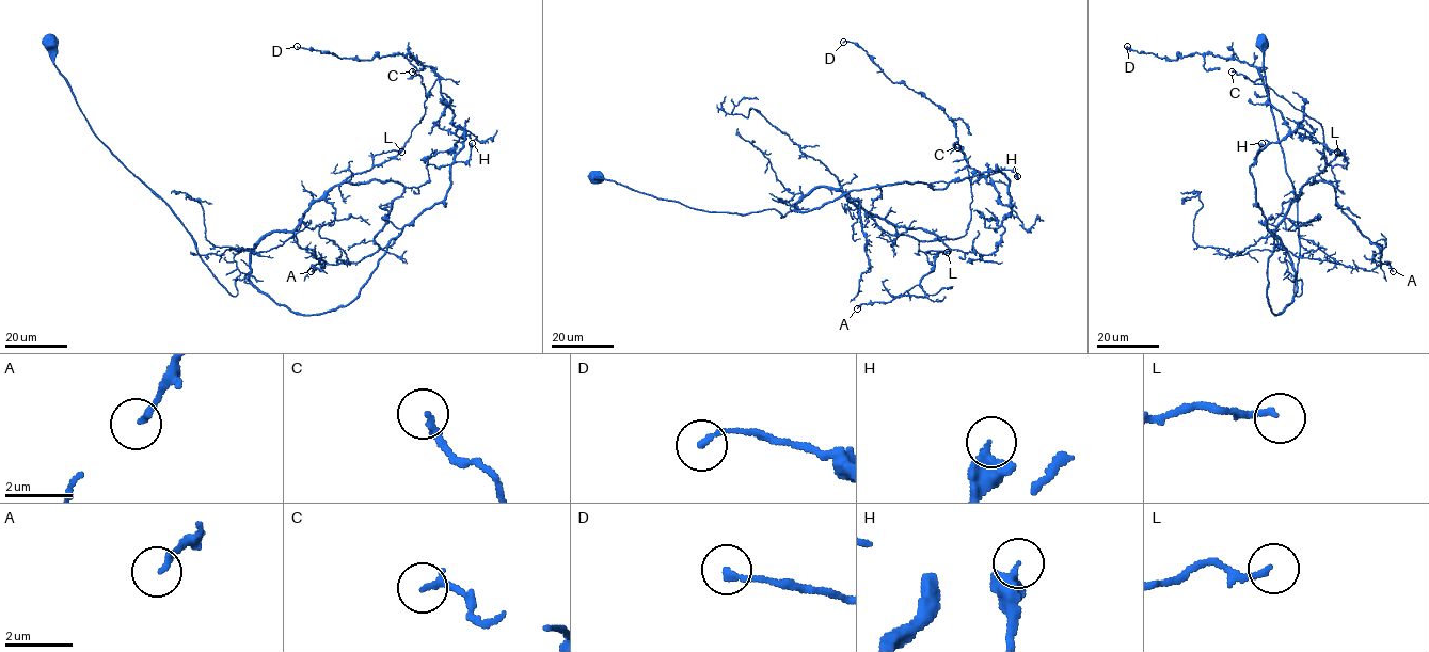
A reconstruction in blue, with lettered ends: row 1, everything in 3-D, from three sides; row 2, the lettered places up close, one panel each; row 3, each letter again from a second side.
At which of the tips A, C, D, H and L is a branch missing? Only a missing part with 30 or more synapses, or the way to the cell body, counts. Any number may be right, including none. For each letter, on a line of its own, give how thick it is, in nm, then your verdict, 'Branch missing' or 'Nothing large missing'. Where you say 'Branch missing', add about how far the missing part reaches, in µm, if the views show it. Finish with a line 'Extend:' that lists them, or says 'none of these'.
A: Thickness 190 nm. Nothing large missing
C: Thickness 190 nm. Nothing large missing
D: Thickness 180 nm. Nothing large missing
H: Thickness 500 nm. Nothing large missing
L: Thickness 160 nm. Nothing large missing
Extend: none of these

